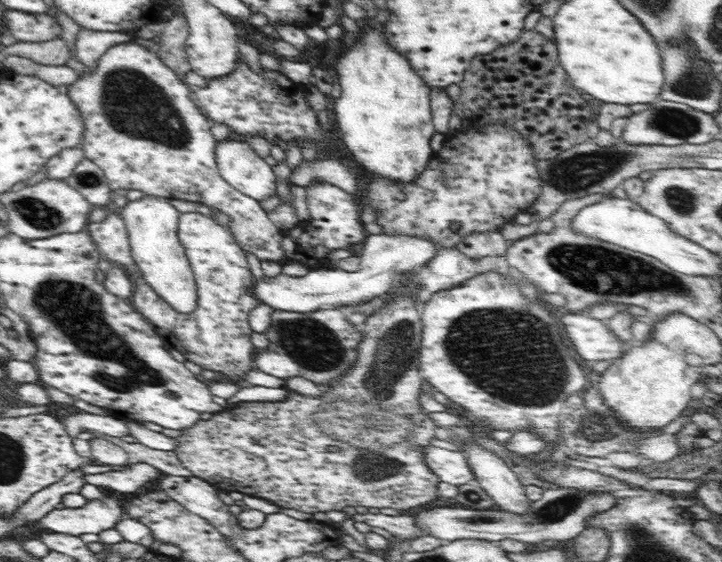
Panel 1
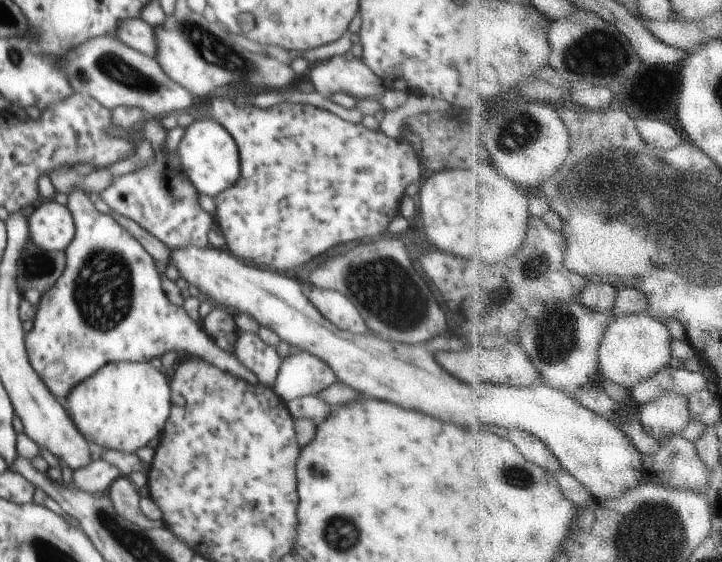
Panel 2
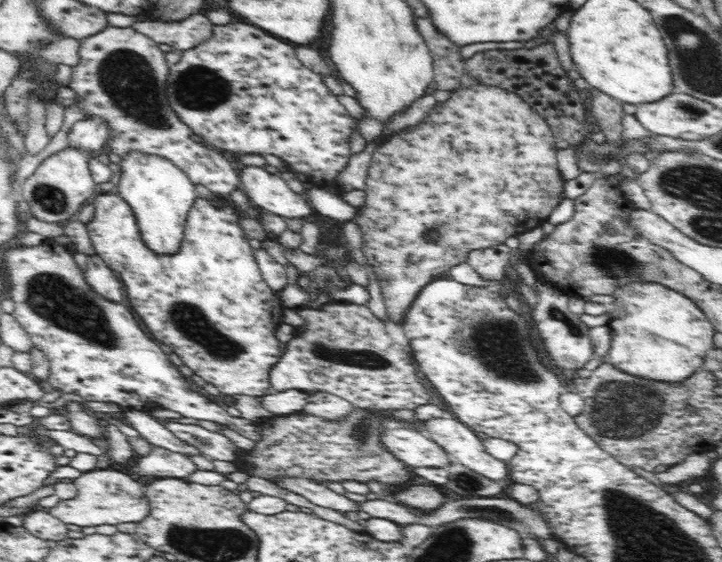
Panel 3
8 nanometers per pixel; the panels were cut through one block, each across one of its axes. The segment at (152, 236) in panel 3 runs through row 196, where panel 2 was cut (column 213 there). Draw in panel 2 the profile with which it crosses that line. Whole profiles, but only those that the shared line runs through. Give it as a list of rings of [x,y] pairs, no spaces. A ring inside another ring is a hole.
[[[196,120],[186,128],[186,134],[178,147],[178,156],[190,182],[199,194],[215,197],[223,190],[236,184],[240,176],[240,156],[232,134],[216,120]]]

